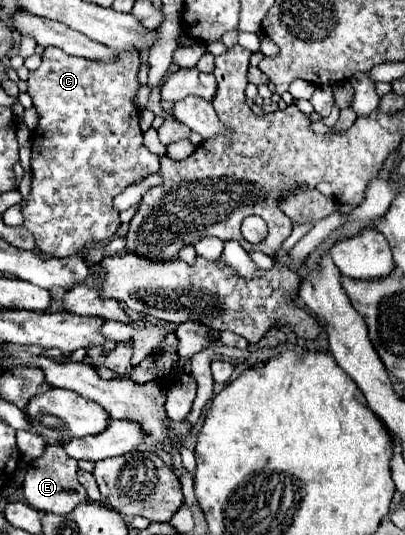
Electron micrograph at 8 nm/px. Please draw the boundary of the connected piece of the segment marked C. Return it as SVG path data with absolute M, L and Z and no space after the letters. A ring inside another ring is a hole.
M46 47L44 55L42 55L42 65L30 73L28 77L28 93L34 101L34 107L40 115L40 123L38 127L32 131L32 157L30 157L30 167L32 167L32 183L30 183L30 195L26 197L26 203L22 205L22 215L24 215L24 227L34 235L36 239L36 247L44 253L52 253L56 257L70 257L76 255L80 249L92 249L94 245L106 243L108 239L112 239L120 227L120 213L114 209L112 201L118 193L122 193L130 183L138 183L144 177L158 173L160 169L160 159L156 155L152 155L146 147L144 147L144 135L140 131L138 125L138 107L134 105L134 93L138 91L138 81L136 81L136 73L138 73L138 53L122 53L120 59L112 65L102 65L100 61L86 61L82 57L74 57L64 53L58 47Z

